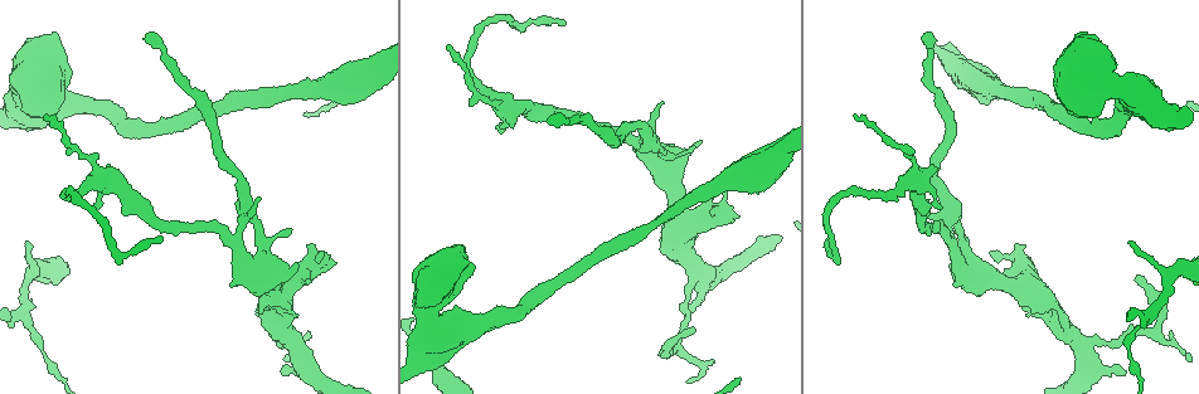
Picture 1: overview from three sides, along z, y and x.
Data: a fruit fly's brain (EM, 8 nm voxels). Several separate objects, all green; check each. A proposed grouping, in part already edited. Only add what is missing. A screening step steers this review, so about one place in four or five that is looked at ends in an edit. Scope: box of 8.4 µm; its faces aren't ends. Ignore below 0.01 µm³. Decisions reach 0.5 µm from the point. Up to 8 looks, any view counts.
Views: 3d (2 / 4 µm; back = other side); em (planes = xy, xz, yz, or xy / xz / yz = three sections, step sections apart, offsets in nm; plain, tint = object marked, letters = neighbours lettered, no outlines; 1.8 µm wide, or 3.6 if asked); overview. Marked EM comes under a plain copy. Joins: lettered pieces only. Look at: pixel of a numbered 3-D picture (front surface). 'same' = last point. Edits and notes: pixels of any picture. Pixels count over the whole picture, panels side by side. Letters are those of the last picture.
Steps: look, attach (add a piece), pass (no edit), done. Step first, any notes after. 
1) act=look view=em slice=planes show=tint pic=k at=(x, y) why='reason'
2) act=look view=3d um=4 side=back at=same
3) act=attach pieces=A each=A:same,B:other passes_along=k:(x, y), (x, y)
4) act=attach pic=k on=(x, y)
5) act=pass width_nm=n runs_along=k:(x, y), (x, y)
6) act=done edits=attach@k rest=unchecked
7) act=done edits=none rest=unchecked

act=look view=3d um=4 side=back pic=1 at=(695, 330) why='tapers out'

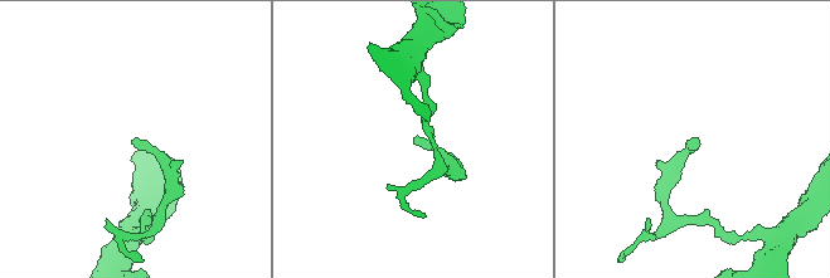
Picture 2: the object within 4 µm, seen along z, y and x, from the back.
act=look view=em slice=yz step=8 show=letters pic=2 at=(692, 140) why='now the EM'

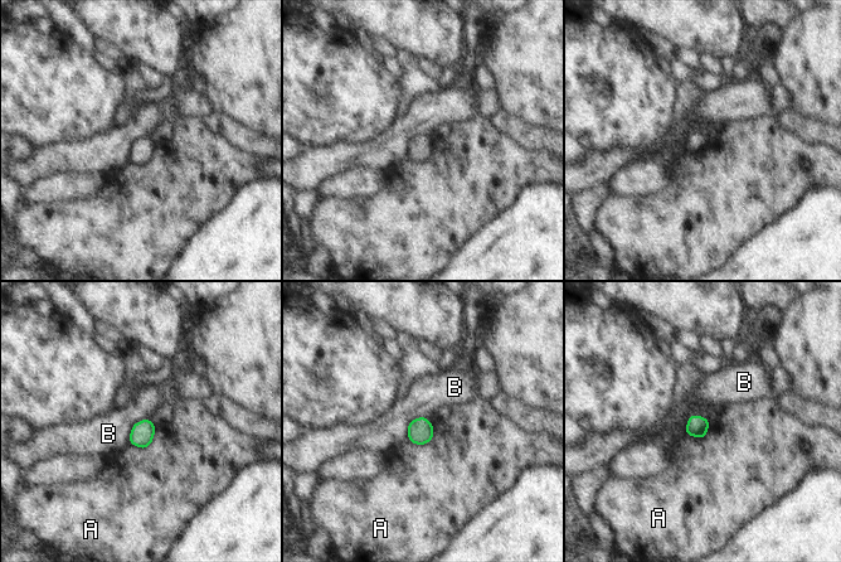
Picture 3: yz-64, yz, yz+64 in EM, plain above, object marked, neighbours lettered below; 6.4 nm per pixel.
act=pass each=A:other,B:other border=3:(427, 417), (409, 422), (407, 439) found='no lettered piece goes on from it'

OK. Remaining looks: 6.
act=look view=3d um=4 pic=1 at=(25, 245) why='thin end'

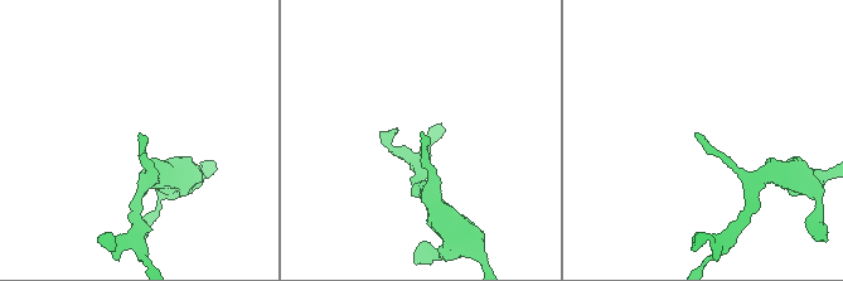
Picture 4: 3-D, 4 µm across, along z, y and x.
act=look view=em slice=planes show=letters pic=4 at=(695, 135) why='need the tissue'

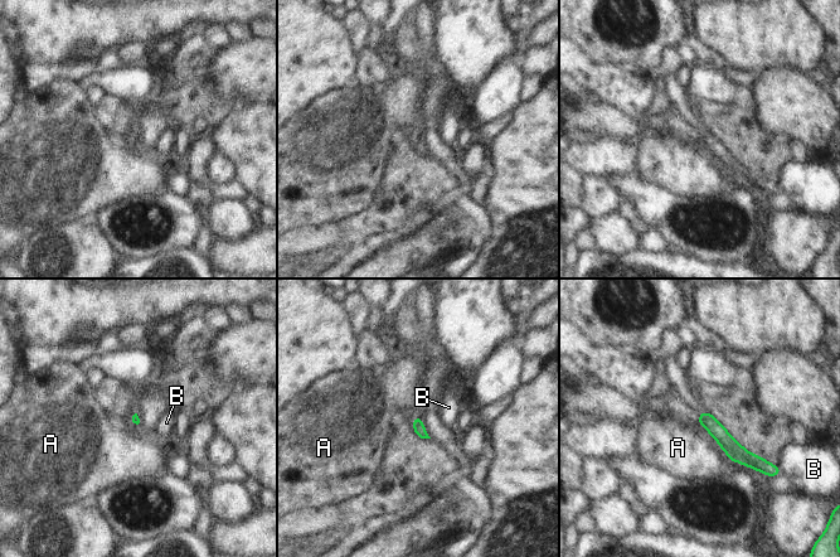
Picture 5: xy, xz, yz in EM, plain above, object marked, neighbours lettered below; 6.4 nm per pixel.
act=pass each=A:other,B:other border=5:(718, 445), (733, 461) found='no lettered piece goes on from it'

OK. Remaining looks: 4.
act=look view=3d um=2 pic=1 at=(47, 113) why='thin end'

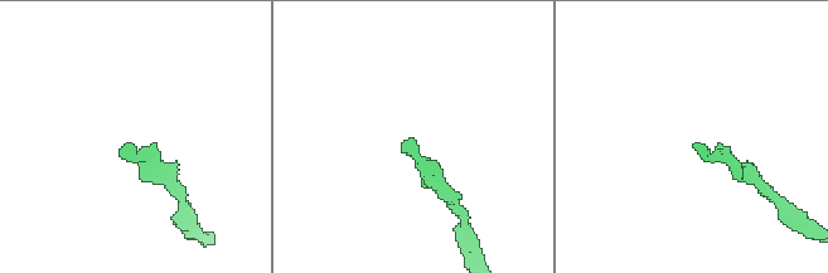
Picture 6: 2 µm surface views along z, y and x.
act=look view=em slice=planes show=letters pic=6 at=(694, 143) why='shape alone is not enough'

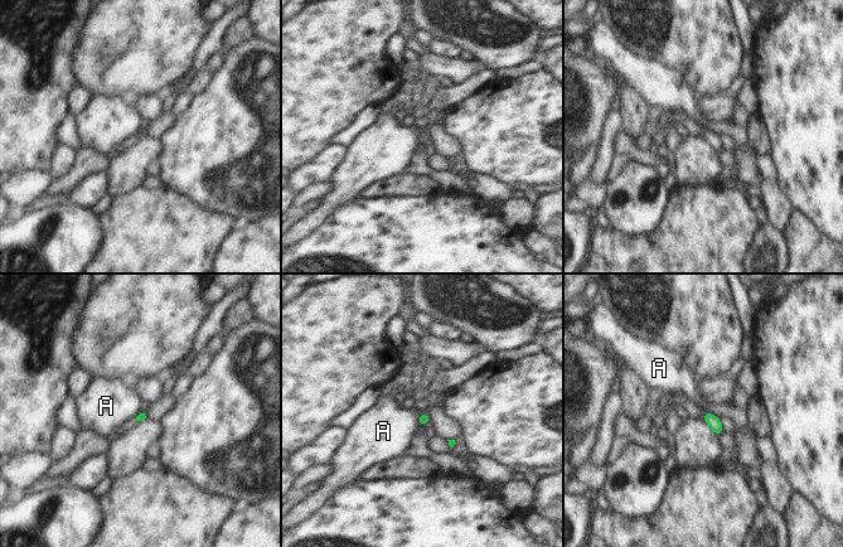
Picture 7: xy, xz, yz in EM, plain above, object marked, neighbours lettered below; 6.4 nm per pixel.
act=pass each=A:other border=7:(422, 412), (417, 425) found='no lettered piece goes on from it'

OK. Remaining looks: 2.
act=done edits=none rest=unchecked

